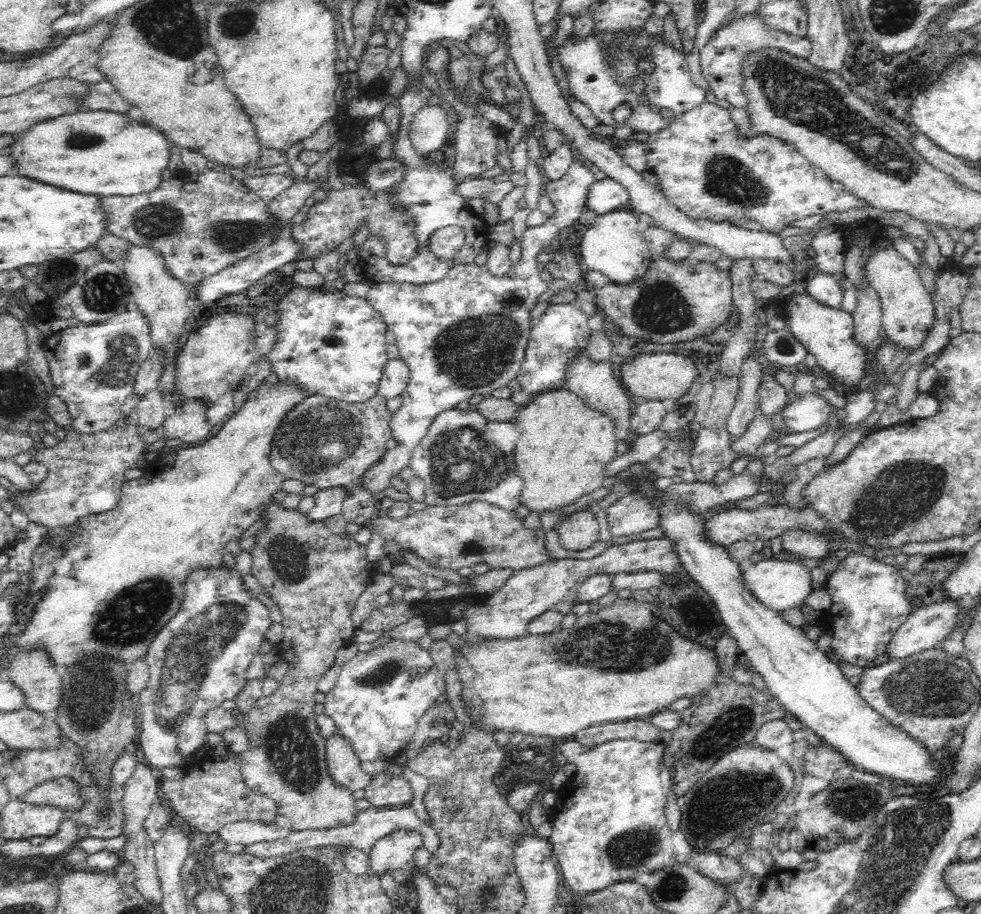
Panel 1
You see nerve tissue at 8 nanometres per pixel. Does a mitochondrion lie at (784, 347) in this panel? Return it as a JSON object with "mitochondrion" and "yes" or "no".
{"mitochondrion":"yes"}

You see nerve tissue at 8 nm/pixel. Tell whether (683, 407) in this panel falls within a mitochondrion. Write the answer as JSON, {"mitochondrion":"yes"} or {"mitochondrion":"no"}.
{"mitochondrion":"no"}

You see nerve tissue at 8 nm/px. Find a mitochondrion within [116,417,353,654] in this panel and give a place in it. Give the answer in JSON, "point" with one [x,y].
{"point":[288,561]}

